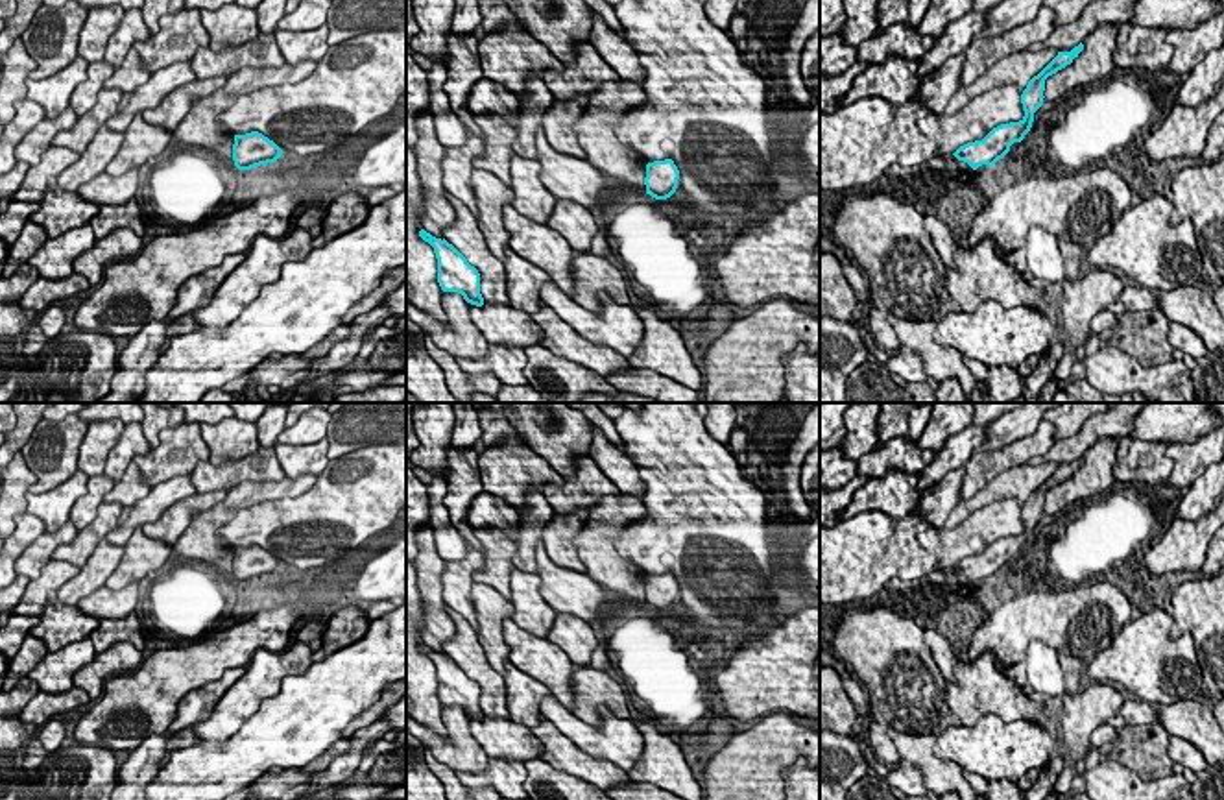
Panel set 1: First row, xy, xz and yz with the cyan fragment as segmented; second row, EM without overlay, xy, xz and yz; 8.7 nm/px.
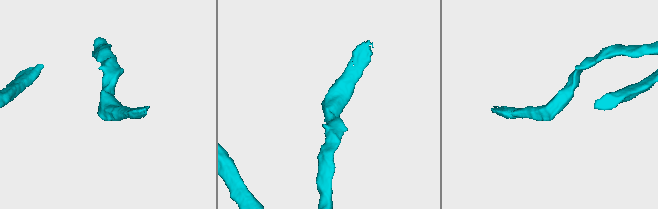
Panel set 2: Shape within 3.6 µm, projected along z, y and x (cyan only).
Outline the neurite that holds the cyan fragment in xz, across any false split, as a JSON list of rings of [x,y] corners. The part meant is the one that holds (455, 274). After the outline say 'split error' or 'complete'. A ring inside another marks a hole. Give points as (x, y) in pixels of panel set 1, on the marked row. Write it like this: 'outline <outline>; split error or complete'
outline [[[425,229],[419,236],[434,248],[438,259],[438,283],[443,292],[458,292],[471,305],[482,307],[480,273],[467,259],[445,238],[436,238]]]; complete

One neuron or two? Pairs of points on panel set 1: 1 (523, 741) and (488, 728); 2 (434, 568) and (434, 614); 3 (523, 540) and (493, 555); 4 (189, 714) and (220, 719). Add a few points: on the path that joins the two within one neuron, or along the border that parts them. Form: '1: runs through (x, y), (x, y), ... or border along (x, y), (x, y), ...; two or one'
1: runs through (514, 741), (497, 736); one
2: runs through (432, 579), (434, 603); one
3: border along (512, 542), (516, 547), (514, 566); two
4: border along (235, 682), (213, 712), (192, 727); two

